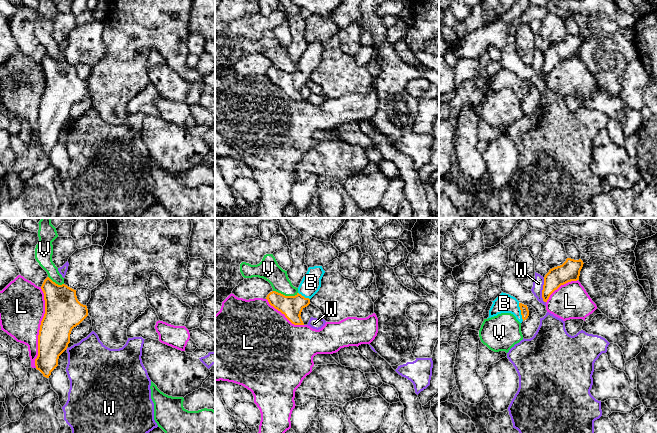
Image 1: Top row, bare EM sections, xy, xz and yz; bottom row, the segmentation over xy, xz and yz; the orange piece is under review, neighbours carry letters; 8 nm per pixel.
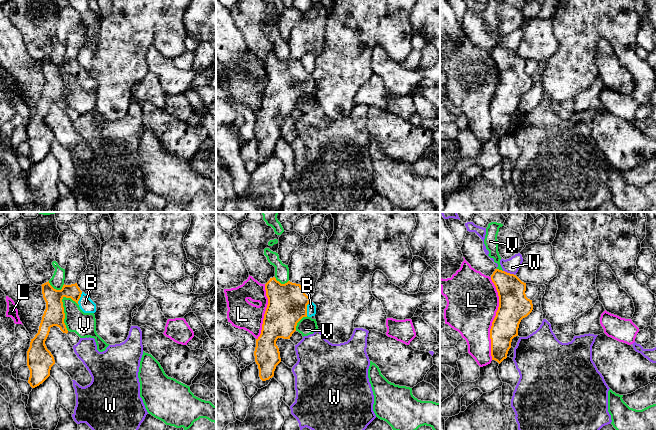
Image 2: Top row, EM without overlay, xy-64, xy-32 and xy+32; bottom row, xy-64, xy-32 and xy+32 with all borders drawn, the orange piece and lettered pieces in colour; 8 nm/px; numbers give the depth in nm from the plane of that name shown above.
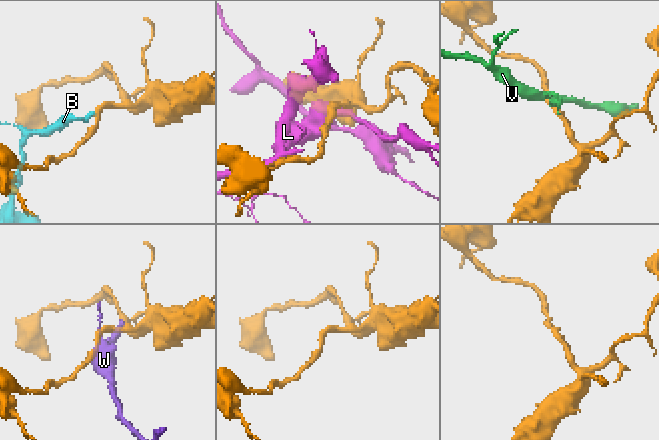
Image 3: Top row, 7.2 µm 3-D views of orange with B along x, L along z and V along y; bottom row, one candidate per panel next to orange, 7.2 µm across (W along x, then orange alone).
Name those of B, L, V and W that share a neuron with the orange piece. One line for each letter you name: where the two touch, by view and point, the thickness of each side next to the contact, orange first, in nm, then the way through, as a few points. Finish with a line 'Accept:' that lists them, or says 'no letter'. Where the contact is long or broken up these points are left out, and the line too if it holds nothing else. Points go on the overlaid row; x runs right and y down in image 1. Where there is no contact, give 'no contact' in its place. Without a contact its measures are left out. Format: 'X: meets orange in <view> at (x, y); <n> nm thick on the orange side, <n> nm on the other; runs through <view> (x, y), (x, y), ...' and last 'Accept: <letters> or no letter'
B: meets orange in yz at (521, 312); 60 nm thick on the orange side, 160 nm on the other; runs through yz (524, 309), (521, 312), (512, 305), (504, 303)
Accept: B

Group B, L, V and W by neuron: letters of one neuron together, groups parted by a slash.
B / L / V W

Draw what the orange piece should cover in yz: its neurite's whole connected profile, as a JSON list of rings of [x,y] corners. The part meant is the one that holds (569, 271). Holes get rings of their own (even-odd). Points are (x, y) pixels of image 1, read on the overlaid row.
[[[567,258],[562,265],[550,269],[544,277],[544,285],[542,290],[543,301],[547,302],[550,295],[561,285],[579,280],[580,271],[583,264],[584,263],[581,259],[574,260]]]

